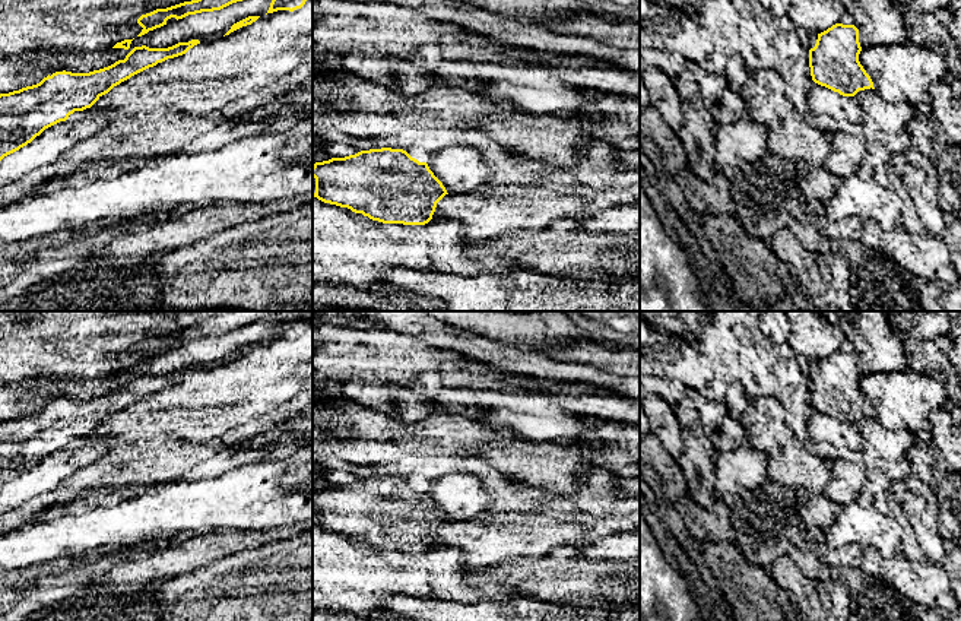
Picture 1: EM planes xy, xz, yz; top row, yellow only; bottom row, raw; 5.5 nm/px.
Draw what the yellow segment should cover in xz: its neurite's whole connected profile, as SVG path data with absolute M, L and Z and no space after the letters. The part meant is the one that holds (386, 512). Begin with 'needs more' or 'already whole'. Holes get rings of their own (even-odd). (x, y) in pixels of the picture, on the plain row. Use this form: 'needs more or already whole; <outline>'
already whole; M370 476L315 489L313 504L314 525L383 551L425 552L432 546L437 530L448 522L428 491L419 489L403 476Z

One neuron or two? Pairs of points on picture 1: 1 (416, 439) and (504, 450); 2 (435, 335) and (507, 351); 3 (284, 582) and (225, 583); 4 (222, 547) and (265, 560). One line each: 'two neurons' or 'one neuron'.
1: one neuron
2: one neuron
3: one neuron
4: two neurons

